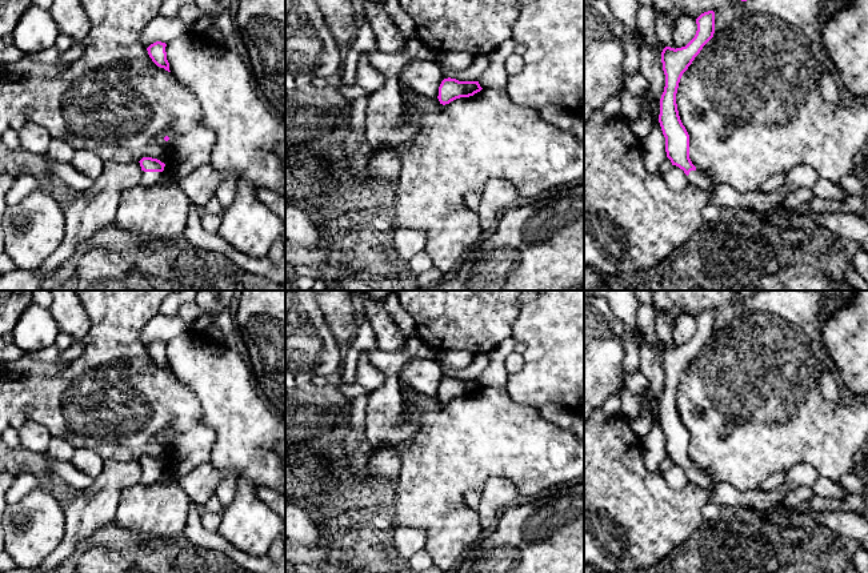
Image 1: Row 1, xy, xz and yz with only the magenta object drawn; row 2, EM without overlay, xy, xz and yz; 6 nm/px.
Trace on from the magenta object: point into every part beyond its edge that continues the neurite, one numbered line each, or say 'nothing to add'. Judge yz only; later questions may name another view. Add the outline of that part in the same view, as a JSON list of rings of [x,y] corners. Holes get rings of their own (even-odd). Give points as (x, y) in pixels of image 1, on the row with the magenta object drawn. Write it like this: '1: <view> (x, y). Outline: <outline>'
1: yz (644, 17). Outline: [[[640,5],[636,13],[637,29],[641,33],[643,45],[649,47],[653,52],[661,53],[665,45],[663,45],[653,25],[653,8]]]
2: yz (696, 177). Outline: [[[699,169],[691,171],[687,179],[691,185],[699,187],[707,192],[712,192],[719,184],[712,177],[709,177],[707,173]]]

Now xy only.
1: xy (148, 179). Outline: [[[143,171],[140,185],[145,188],[153,187],[159,184],[161,175],[163,172],[144,172]]]

